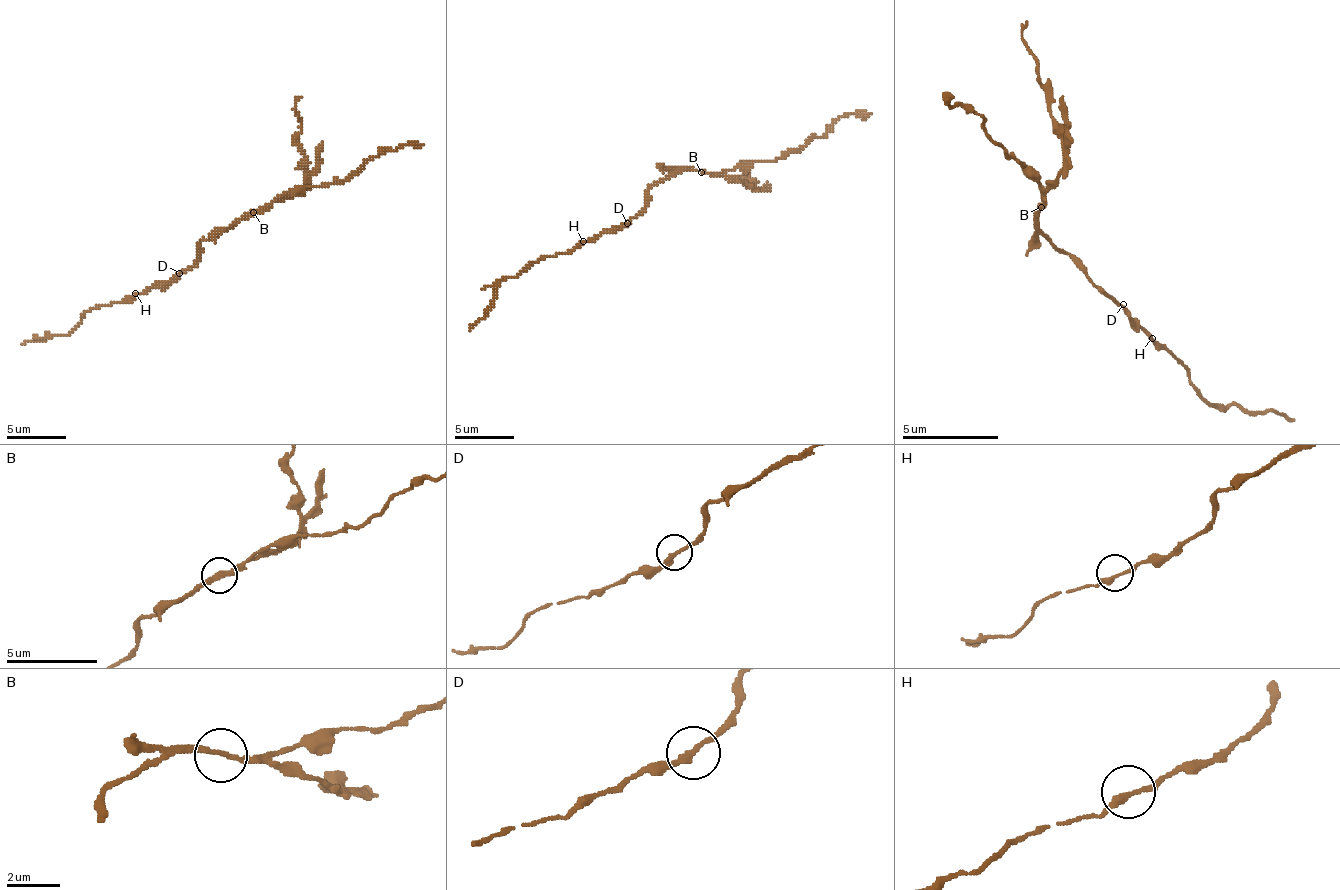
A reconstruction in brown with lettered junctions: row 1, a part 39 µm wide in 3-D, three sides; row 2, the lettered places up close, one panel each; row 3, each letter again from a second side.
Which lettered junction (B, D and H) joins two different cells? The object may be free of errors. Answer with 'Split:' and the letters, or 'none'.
Split: B

